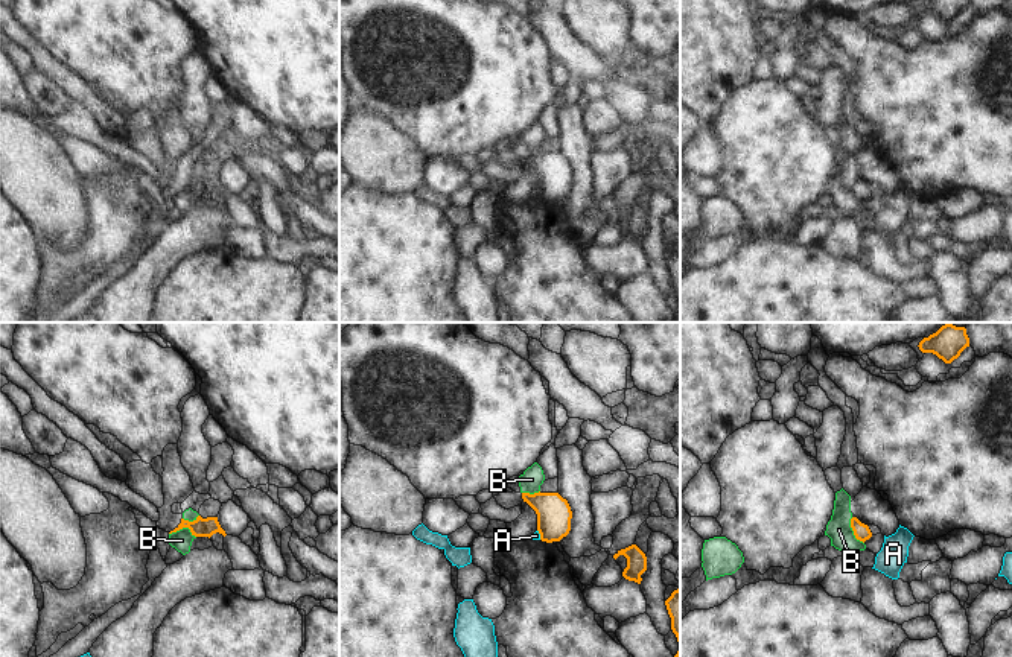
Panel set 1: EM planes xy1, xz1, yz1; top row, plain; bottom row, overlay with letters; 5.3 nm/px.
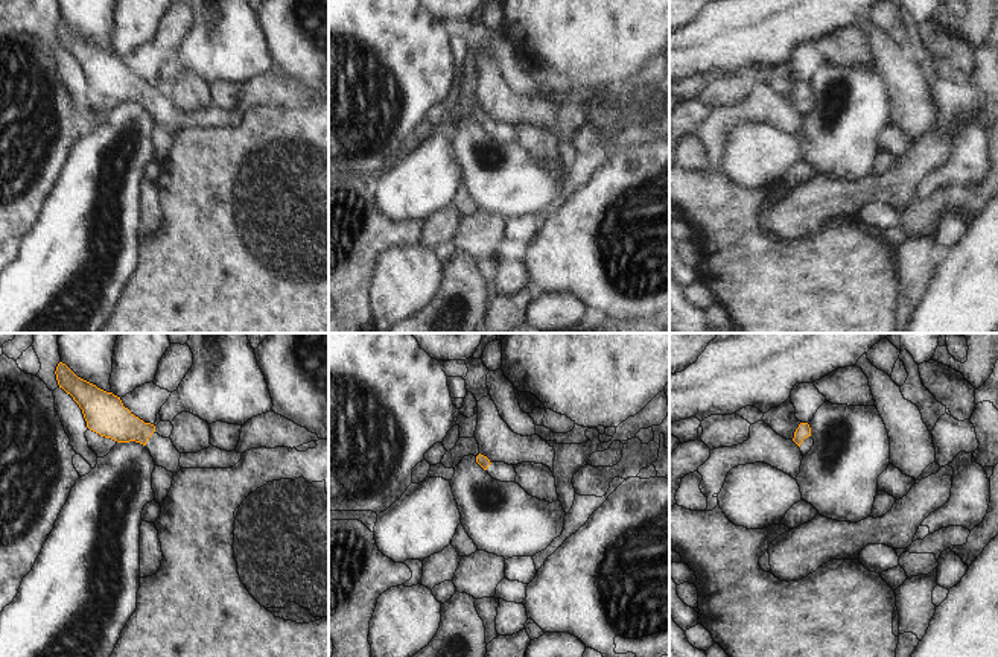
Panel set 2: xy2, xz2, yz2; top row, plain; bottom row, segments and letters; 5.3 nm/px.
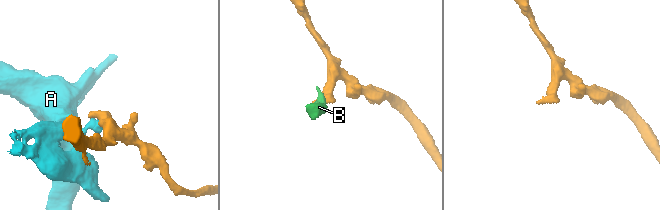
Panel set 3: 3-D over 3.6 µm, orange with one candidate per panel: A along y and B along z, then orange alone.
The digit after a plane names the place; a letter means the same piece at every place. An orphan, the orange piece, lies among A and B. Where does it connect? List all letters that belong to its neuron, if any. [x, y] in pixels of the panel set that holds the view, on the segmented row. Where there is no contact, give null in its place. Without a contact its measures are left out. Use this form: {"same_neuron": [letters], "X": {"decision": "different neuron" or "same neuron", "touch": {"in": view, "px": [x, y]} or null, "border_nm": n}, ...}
{"same_neuron": [], "A": {"decision": "different neuron", "touch": {"in": "xz1", "px": [539, 533]}, "border_nm": 60}, "B": {"decision": "different neuron", "touch": {"in": "xy1", "px": [183, 526]}, "border_nm": 150}}

